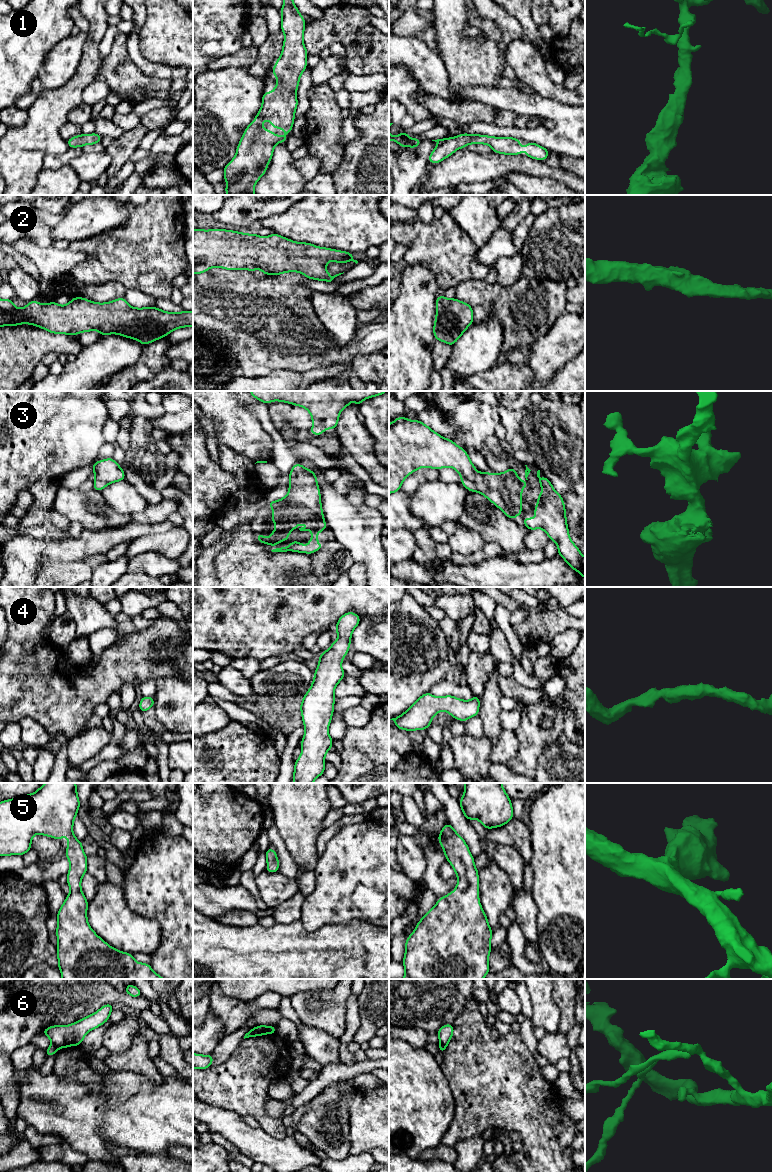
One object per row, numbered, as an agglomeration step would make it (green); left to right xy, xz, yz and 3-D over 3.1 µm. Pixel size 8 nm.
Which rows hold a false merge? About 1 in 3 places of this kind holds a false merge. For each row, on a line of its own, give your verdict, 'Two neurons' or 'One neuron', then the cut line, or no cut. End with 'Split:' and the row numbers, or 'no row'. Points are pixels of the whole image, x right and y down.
1: One neuron. No split
2: One neuron. No split
3: One neuron. No split
4: One neuron. No split
5: One neuron. No split
6: Two neurons. Split along xy (52, 1043), (58, 1047)
Split: 6

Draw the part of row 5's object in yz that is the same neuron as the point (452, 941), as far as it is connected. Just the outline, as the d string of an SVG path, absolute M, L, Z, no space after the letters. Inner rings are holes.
M447 822L438 835L446 860L453 867L458 882L454 891L440 897L436 905L419 920L405 943L403 979L483 979L490 972L488 956L491 953L492 930L479 902L478 869L464 839Z

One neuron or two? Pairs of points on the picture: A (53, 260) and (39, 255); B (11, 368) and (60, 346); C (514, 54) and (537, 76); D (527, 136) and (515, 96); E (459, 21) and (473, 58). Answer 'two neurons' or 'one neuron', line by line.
A: one neuron
B: one neuron
C: one neuron
D: one neuron
E: one neuron

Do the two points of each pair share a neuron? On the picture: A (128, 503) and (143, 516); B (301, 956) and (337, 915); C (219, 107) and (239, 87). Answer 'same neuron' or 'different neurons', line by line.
A: different neurons
B: different neurons
C: same neuron

